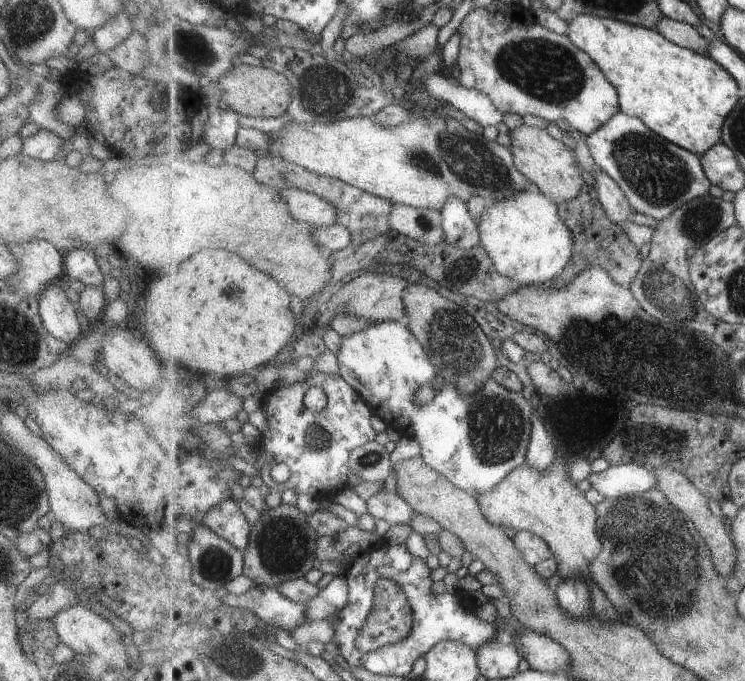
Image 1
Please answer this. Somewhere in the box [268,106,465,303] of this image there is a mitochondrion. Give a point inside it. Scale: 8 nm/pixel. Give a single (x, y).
(423, 222)

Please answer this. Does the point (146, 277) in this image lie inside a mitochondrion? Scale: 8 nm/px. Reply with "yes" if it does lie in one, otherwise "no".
no

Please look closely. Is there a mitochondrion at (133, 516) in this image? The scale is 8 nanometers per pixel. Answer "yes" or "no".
no

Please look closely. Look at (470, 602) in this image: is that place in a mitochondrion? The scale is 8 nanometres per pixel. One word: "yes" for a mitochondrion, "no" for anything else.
no

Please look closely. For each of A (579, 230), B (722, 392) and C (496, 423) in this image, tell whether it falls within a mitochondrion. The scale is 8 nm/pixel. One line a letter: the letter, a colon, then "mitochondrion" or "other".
A: other
B: mitochondrion
C: mitochondrion

